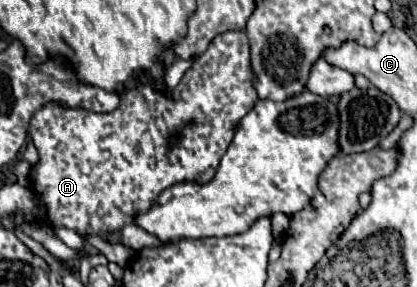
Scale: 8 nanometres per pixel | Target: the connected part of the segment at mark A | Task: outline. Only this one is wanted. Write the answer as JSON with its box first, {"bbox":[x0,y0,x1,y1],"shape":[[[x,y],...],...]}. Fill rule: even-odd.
{"bbox":[29,31,259,237],"shape":[[[227,31],[215,37],[207,51],[185,71],[171,97],[155,91],[151,83],[139,83],[135,89],[123,93],[121,105],[111,113],[67,109],[59,103],[47,103],[37,109],[29,121],[29,135],[37,147],[39,161],[31,167],[29,187],[45,211],[39,221],[49,223],[51,229],[73,229],[81,237],[113,233],[133,223],[135,213],[151,209],[167,187],[183,181],[199,181],[199,185],[211,181],[221,155],[235,135],[235,125],[239,125],[259,99],[251,79],[249,39],[243,31]],[[171,137],[179,137],[179,141],[169,145]]]}

